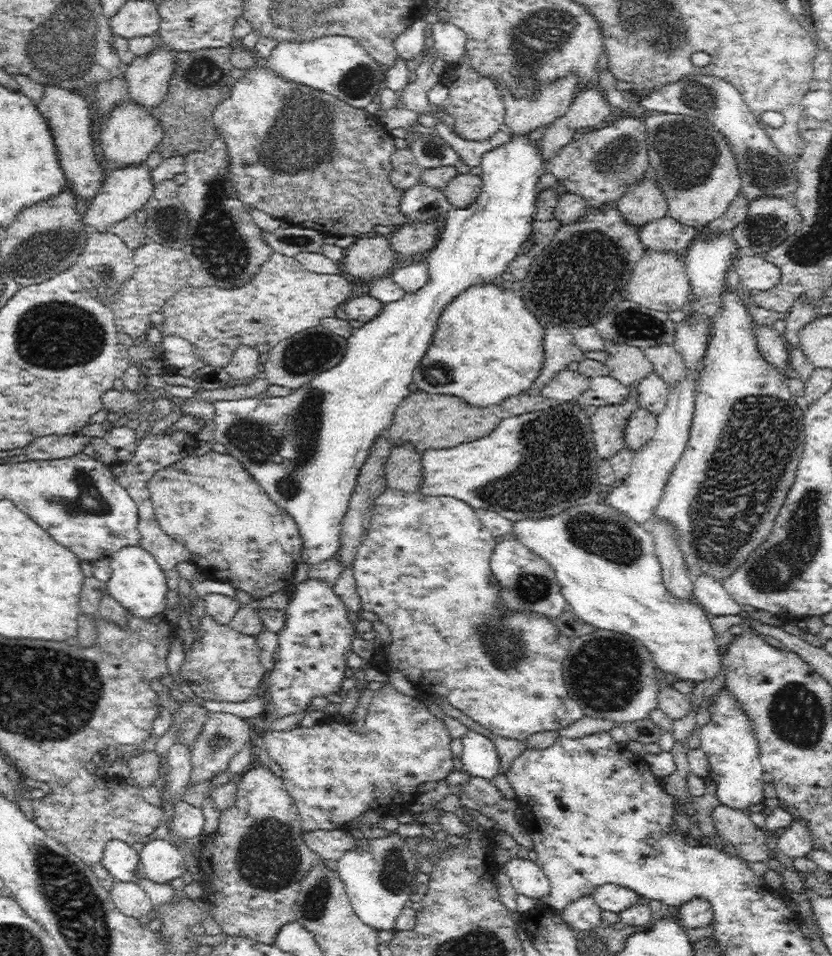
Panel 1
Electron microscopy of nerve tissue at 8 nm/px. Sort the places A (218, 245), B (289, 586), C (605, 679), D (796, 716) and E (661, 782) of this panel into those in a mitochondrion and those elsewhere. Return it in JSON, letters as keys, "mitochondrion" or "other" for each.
{"A":"mitochondrion","B":"other","C":"mitochondrion","D":"mitochondrion","E":"other"}

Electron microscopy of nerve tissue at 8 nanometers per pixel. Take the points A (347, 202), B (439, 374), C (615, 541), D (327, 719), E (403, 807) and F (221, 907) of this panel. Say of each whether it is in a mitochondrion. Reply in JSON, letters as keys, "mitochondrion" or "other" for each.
{"A":"other","B":"mitochondrion","C":"mitochondrion","D":"other","E":"other","F":"other"}

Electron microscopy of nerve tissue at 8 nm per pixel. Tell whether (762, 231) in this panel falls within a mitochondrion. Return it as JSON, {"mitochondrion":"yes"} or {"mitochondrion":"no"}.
{"mitochondrion":"yes"}

